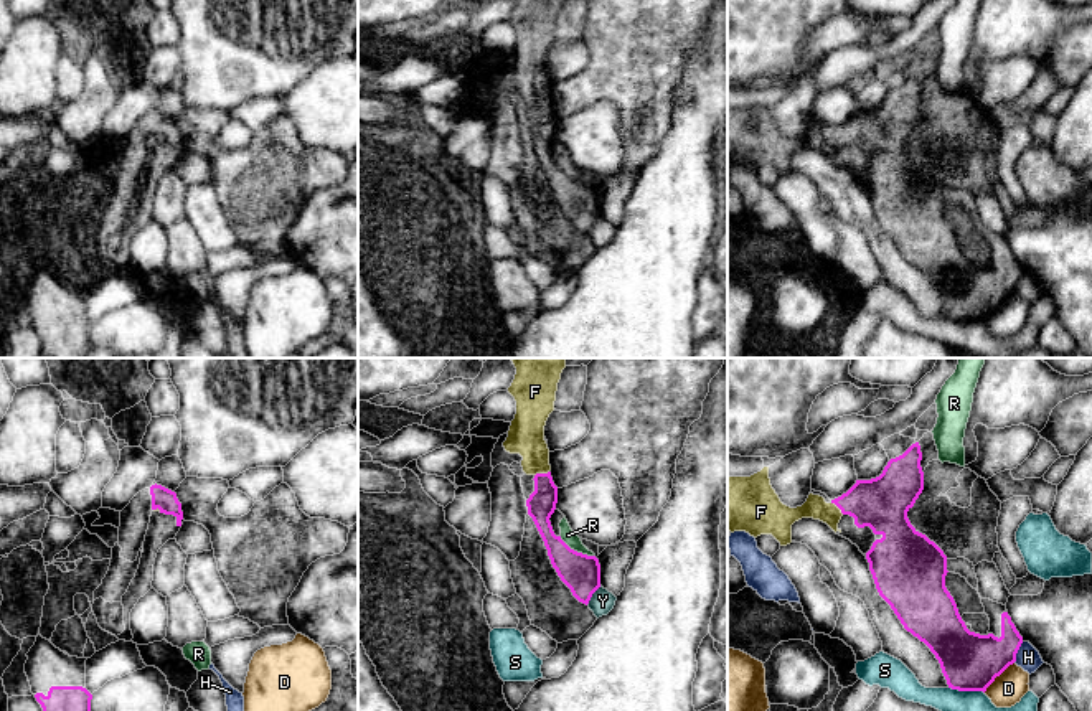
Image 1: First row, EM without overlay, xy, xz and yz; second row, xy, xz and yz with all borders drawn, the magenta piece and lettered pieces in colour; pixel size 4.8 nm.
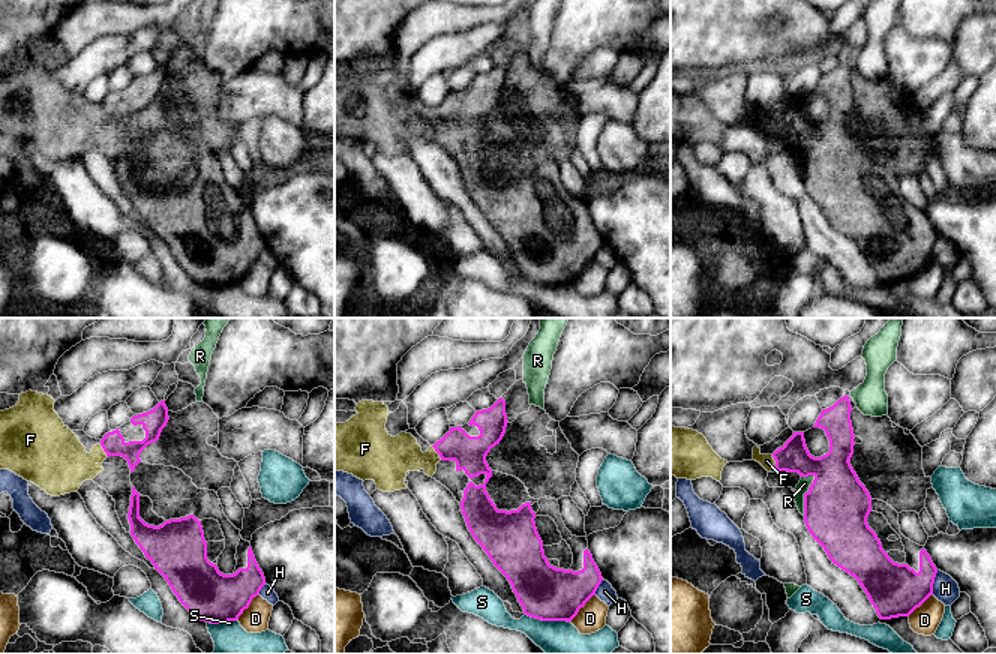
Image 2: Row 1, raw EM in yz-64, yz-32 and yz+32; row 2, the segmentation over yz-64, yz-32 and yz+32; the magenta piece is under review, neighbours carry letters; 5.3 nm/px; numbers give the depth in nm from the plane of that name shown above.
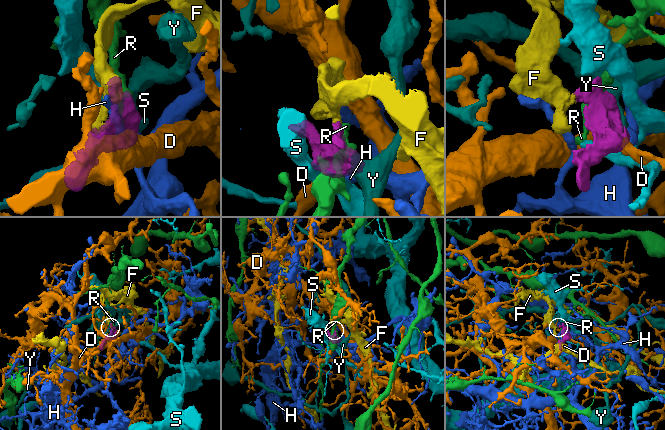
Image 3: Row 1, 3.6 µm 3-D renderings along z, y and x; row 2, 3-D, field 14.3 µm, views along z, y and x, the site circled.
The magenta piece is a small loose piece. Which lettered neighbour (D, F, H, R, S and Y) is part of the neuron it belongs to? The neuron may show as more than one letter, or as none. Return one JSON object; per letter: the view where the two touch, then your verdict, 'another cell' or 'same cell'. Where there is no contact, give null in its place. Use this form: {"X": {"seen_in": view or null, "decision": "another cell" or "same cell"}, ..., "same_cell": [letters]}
{"D": {"seen_in": "yz", "decision": "another cell"}, "F": {"seen_in": "xz", "decision": "same cell"}, "H": {"seen_in": "yz", "decision": "another cell"}, "R": {"seen_in": "xz", "decision": "another cell"}, "S": {"seen_in": "yz", "decision": "another cell"}, "Y": {"seen_in": "xz", "decision": "another cell"}, "same_cell": ["F"]}

